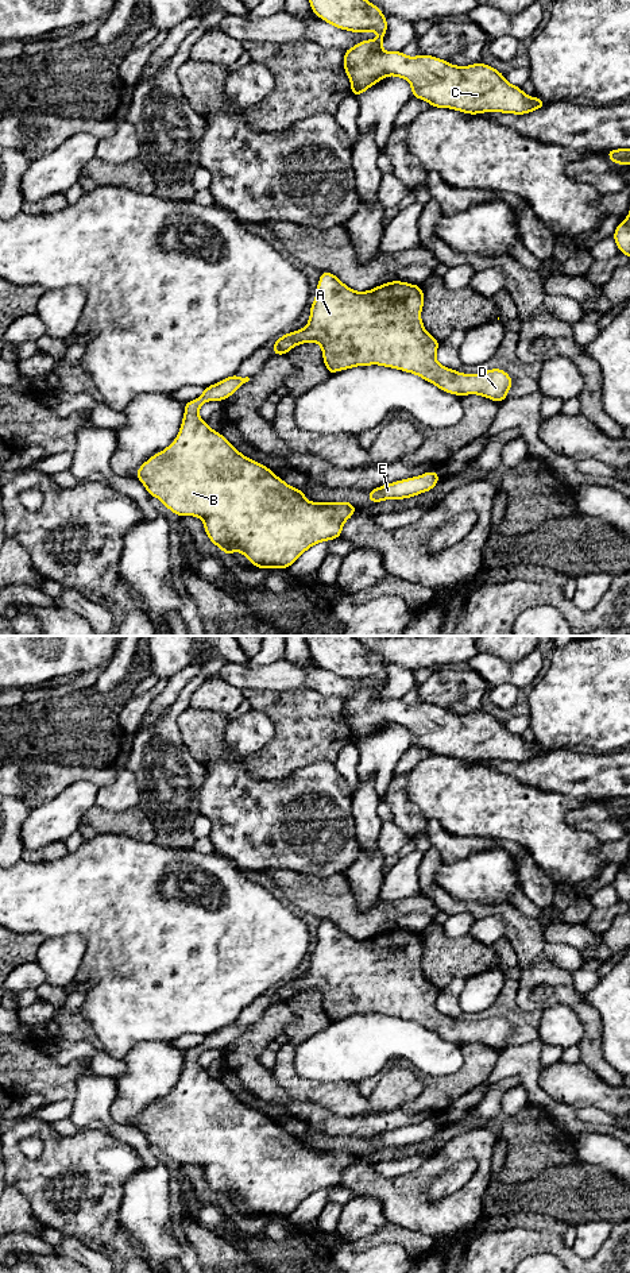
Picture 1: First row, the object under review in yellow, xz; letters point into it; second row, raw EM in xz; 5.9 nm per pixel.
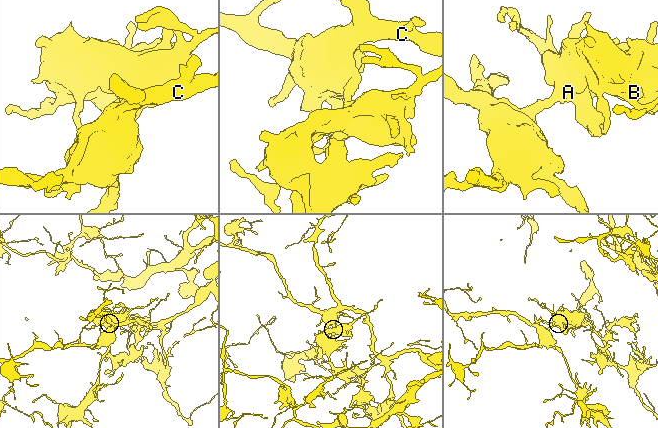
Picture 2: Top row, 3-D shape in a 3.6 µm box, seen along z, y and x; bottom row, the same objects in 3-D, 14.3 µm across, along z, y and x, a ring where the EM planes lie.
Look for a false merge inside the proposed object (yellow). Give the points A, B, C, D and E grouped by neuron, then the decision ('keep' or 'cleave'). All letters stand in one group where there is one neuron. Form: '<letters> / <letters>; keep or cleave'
A B C D E; keep

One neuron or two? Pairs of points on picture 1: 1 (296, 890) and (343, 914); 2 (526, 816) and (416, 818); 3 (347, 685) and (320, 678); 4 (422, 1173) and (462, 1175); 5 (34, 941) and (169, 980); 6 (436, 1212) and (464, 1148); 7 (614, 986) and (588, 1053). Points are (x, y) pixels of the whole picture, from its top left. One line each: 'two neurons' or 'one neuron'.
1: one neuron
2: two neurons
3: one neuron
4: two neurons
5: two neurons
6: one neuron
7: two neurons

